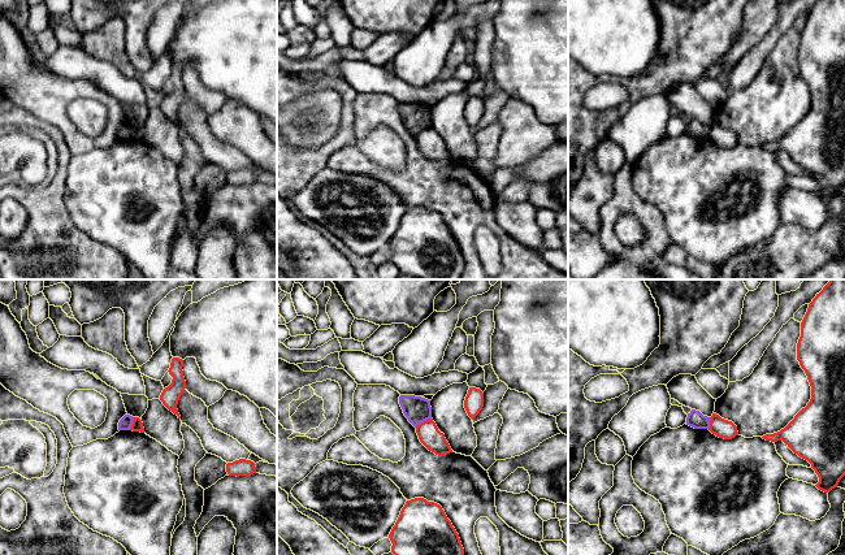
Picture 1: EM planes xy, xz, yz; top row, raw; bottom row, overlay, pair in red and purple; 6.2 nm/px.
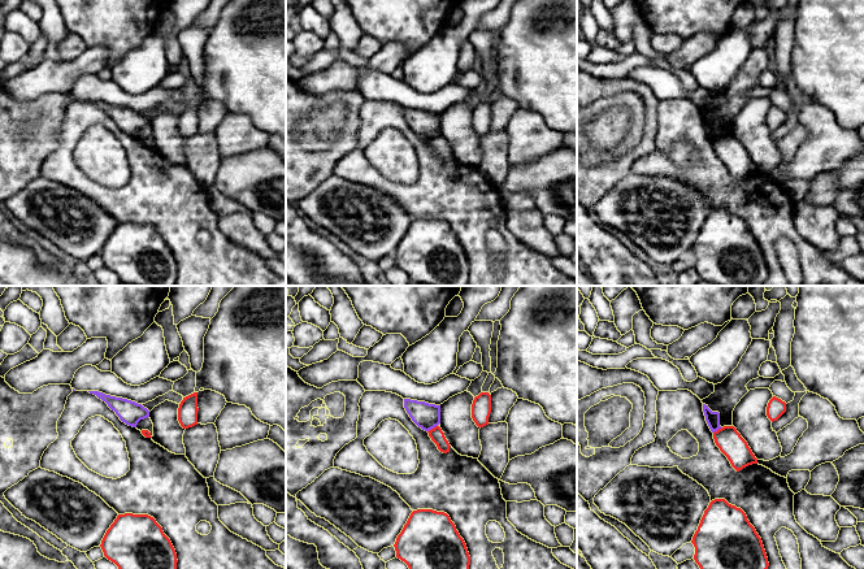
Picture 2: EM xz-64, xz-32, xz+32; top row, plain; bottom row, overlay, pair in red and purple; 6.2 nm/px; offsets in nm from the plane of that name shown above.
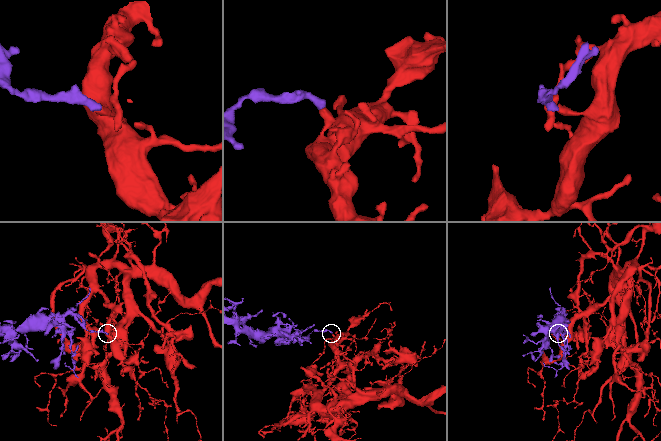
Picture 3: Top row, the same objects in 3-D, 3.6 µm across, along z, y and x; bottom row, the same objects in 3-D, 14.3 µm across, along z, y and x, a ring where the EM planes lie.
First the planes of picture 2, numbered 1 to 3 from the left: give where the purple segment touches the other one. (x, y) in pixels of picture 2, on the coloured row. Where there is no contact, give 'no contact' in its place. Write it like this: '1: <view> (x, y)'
1: no contact
2: xz-32 (432, 429)
3: xz+32 (719, 429)

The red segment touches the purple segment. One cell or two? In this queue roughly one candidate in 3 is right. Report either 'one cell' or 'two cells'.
two cells

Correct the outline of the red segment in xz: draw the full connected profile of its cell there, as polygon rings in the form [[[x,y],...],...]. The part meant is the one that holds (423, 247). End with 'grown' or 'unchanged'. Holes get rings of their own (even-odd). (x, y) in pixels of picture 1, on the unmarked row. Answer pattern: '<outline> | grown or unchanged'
[[[424,207],[407,209],[389,247],[402,274],[419,279],[460,279],[464,257],[442,216]]] | unchanged

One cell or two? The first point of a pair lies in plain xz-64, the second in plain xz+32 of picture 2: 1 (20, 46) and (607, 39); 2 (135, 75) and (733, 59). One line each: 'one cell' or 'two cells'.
1: one cell
2: one cell

